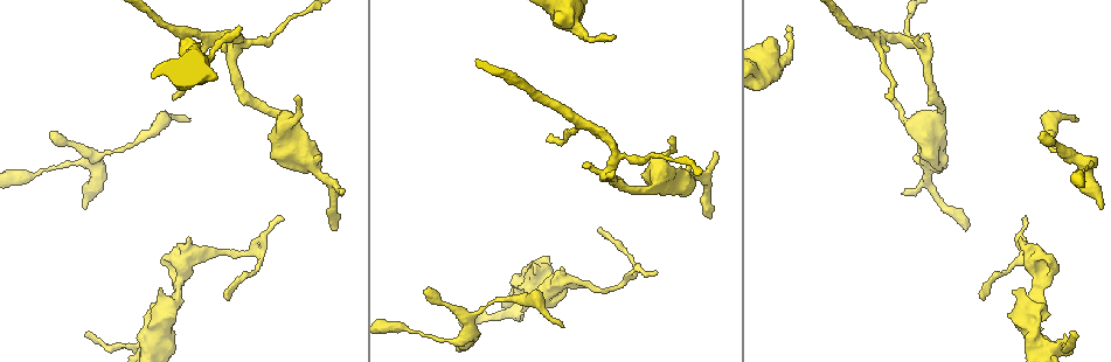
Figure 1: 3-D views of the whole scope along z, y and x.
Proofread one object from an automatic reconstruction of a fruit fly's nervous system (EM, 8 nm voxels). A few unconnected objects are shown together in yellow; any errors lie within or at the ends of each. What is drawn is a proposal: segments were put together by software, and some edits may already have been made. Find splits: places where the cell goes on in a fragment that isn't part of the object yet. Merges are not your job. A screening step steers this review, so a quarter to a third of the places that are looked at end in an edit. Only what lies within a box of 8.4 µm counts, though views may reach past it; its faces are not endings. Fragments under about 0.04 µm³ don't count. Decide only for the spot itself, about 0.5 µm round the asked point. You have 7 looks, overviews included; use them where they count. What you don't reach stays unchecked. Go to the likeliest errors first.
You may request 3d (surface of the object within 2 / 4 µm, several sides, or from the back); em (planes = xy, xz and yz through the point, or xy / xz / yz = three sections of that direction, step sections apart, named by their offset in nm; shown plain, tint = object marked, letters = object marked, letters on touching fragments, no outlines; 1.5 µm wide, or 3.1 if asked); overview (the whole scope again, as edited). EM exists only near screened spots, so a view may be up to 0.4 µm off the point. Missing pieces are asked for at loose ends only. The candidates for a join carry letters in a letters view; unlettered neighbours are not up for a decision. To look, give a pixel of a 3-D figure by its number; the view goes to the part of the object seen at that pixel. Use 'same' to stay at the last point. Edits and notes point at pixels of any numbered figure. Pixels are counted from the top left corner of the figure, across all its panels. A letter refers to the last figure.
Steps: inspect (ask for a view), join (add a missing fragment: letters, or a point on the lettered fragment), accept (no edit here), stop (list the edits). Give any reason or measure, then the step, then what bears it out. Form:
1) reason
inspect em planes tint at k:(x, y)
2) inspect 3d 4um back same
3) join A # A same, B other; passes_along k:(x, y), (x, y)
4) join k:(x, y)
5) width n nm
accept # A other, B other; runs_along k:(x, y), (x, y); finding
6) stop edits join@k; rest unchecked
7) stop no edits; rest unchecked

free end
inspect 3d 4um at 1:(1044, 134)

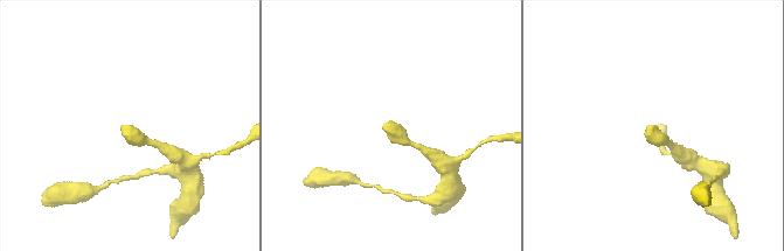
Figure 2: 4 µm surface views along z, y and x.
now the EM
inspect em planes plain at 2:(652, 128)

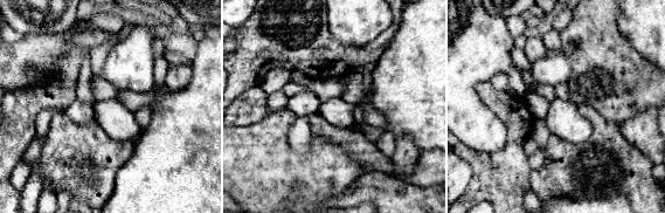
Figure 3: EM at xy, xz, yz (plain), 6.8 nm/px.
see the neighbours
inspect em planes letters same

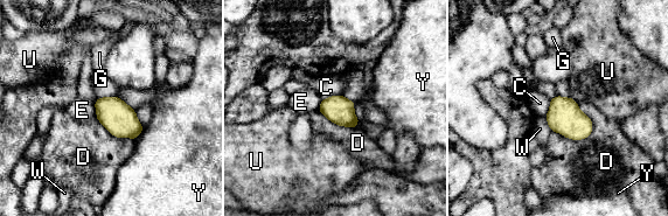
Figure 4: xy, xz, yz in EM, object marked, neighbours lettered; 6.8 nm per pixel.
width 190 nm
accept # C other, D other, E other, G other, U other, W other, Y other; border 4:(570, 96), (578, 103); none of them fits

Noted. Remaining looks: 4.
branch stops here
inspect em planes letters at 1:(241, 29)

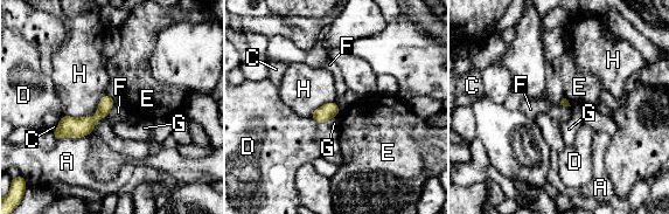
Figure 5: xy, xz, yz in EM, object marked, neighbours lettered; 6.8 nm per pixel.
accept # A other, C other, D other, E other, F other, G other, H other; border 5:(115, 104), (107, 116); no lettered fragment goes on from it

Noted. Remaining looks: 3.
tapers out
inspect 3d 4um at 1:(334, 230)

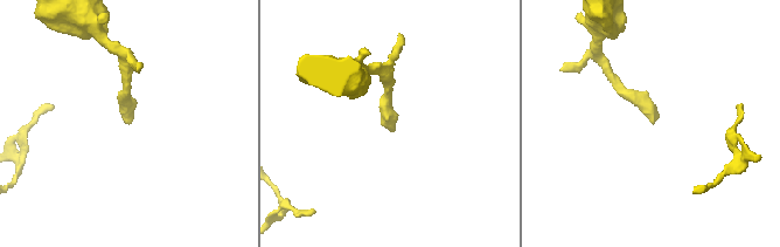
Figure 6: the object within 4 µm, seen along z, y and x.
inspect em planes tint at 6:(653, 121)

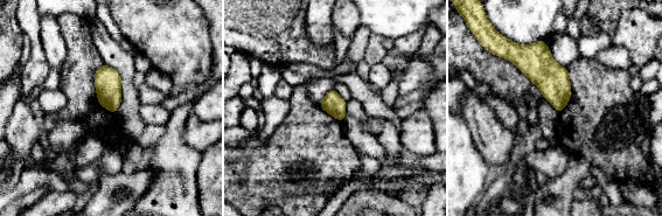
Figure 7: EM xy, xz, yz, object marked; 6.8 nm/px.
inspect em planes letters same

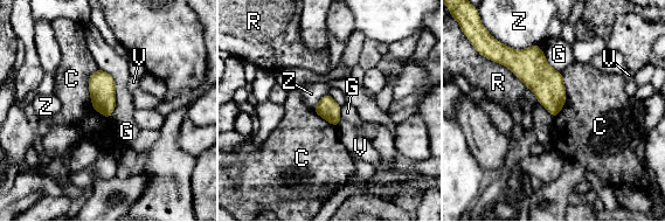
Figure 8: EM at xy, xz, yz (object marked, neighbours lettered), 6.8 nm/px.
accept # C other, G other, R other, V other, Z other; no lettered fragment goes on from it

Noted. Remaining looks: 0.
stop no edits; rest unchecked

